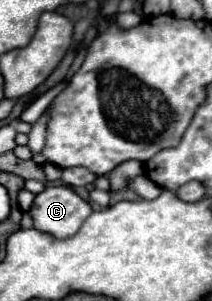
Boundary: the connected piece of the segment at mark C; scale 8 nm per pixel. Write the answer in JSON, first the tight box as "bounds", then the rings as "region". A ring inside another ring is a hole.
{"bounds":[29,186,93,238],"region":[[[47,186],[41,194],[37,194],[29,214],[33,216],[33,226],[43,230],[43,232],[51,232],[55,238],[67,238],[73,236],[81,224],[85,222],[85,218],[93,212],[91,204],[87,200],[83,200],[73,188],[69,186]]]}

